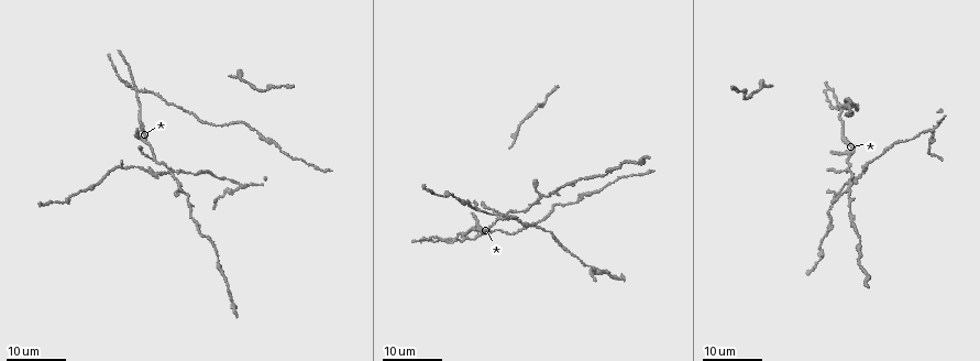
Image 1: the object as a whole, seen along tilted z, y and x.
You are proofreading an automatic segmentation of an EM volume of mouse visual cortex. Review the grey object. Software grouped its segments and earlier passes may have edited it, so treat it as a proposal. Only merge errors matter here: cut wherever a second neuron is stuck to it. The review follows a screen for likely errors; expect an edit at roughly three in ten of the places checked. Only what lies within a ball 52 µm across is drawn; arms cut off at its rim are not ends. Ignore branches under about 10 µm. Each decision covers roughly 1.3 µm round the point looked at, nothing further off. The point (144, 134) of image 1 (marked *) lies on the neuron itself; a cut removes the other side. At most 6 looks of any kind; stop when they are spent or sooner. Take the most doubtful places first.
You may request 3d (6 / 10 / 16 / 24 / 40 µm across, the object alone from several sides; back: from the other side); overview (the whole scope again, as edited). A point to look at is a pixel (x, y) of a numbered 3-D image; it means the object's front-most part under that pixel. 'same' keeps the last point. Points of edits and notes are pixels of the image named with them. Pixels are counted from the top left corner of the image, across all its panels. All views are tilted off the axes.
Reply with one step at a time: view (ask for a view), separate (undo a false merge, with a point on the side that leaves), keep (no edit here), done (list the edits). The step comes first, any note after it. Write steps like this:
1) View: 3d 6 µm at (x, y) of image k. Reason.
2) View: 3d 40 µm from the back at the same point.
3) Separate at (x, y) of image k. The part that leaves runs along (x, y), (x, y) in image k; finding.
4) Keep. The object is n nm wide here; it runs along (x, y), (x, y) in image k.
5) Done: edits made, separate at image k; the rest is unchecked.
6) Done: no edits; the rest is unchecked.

View: 3d 16 µm at (457, 239) of image 1. Four-way junction.

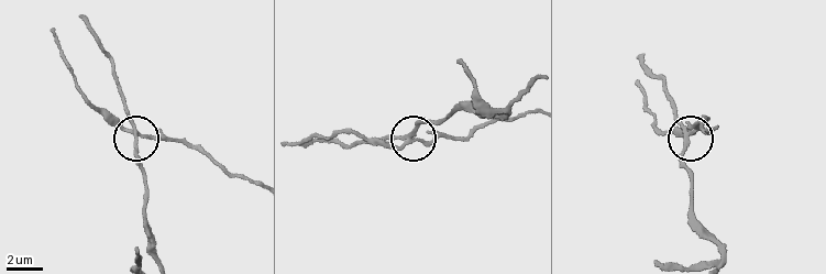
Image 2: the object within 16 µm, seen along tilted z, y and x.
View: 3d 6 µm at (139, 133) of image 2.

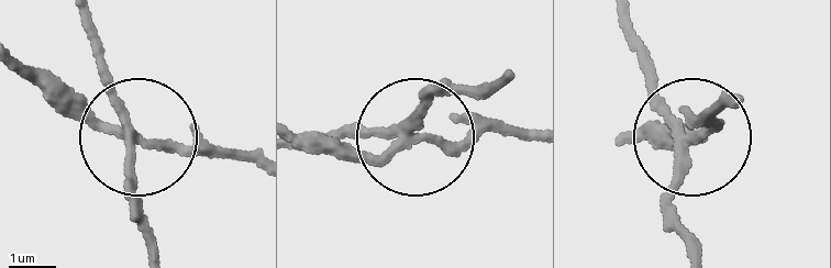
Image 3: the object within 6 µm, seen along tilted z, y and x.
Separate at (202, 154) of image 3. 4 arms meet here; the part that leaves runs along (139, 140), (252, 162) in image 3; a second neuron is stuck on.

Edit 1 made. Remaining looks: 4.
View: 3d 24 µm at (156, 164) of image 1. Four arms meet.

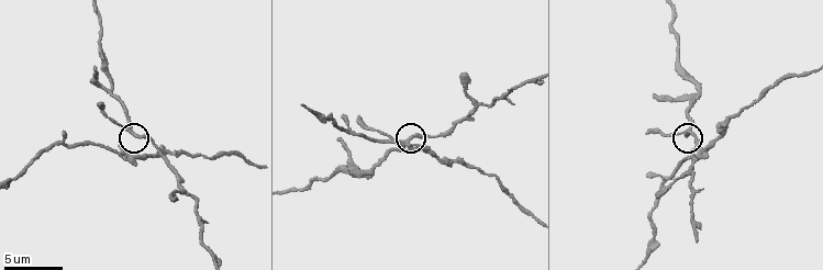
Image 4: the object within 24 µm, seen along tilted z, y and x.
View: 3d 6 µm at (410, 139) of image 4.

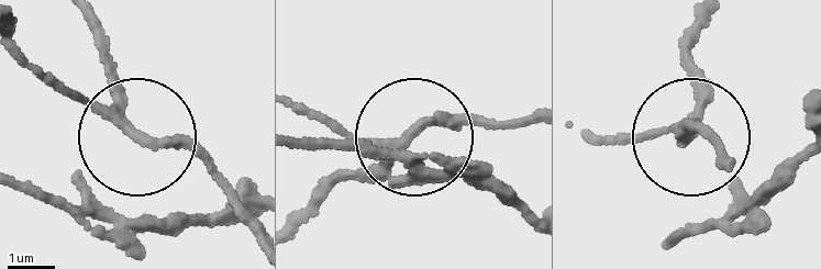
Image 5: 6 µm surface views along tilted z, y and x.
Keep. The object is 200 nm wide here; one neuron here.

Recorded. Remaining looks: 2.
View: 3d 24 µm at (934, 136) of image 1. Two arms in line, one across.

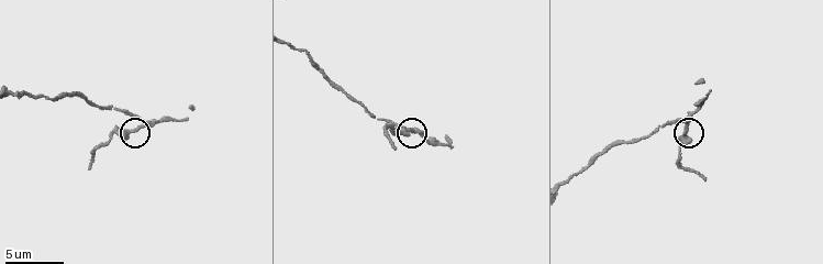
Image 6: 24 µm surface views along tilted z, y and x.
View: 3d 6 µm at (135, 128) of image 6.

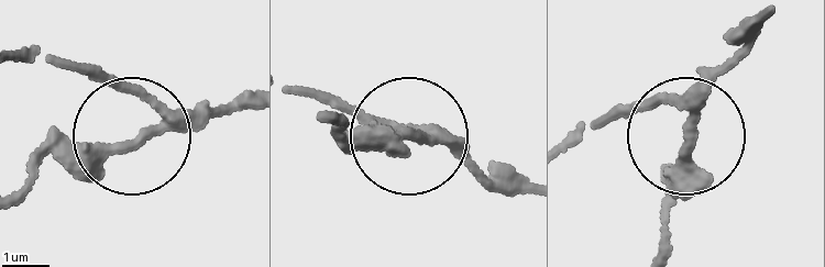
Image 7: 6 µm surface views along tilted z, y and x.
Keep. It runs along (14, 59), (94, 66), (145, 101), (124, 141), (34, 151) in image 7; all the same neuron.

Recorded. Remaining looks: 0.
Done: edits made, separate at image 3; the rest is unchecked.

